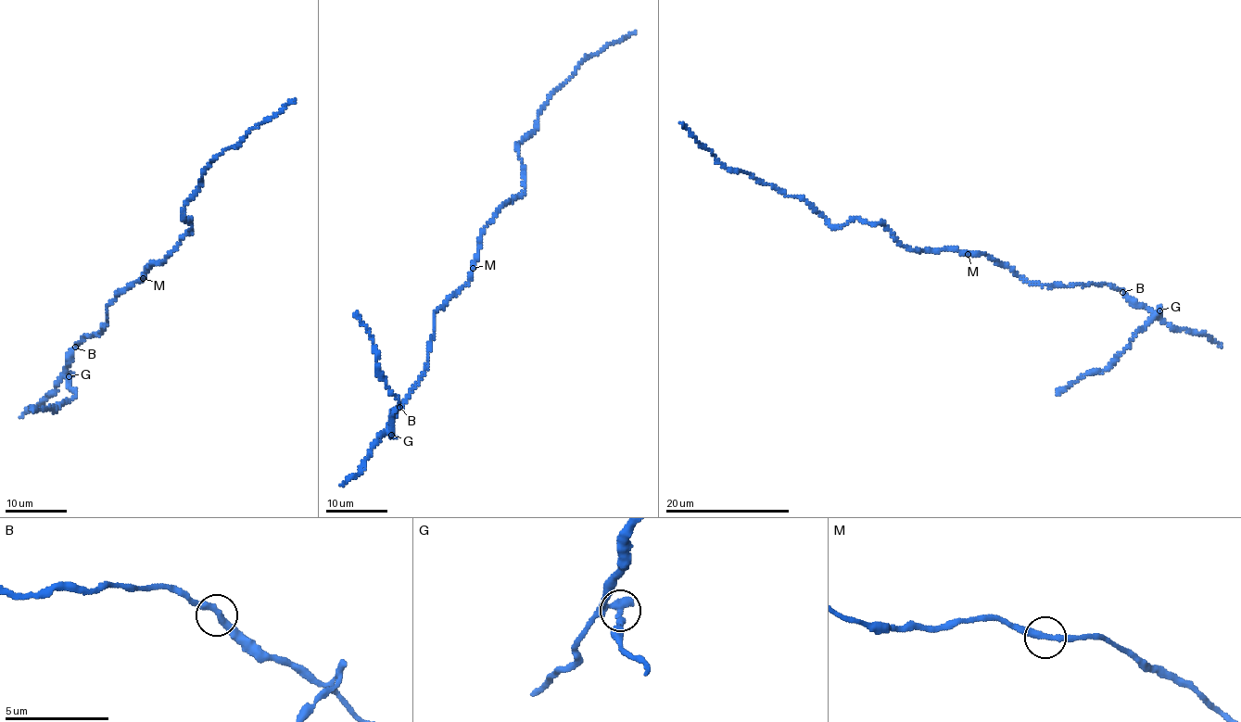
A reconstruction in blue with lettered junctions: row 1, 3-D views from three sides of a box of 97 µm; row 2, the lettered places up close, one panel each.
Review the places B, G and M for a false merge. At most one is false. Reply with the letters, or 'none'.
G

